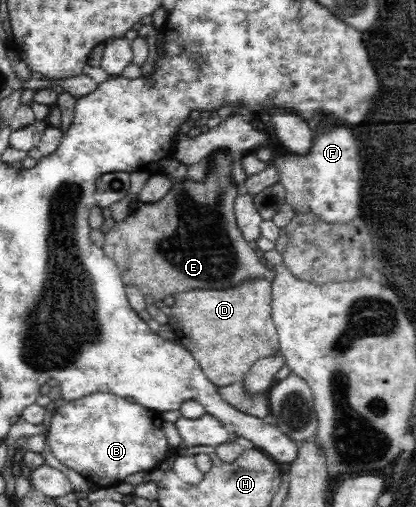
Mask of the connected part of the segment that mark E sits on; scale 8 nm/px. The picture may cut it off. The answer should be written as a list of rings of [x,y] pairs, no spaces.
[[[224,150],[215,151],[212,153],[210,170],[202,182],[192,182],[187,177],[176,180],[158,202],[140,202],[136,212],[129,211],[123,221],[105,233],[103,253],[115,262],[124,286],[134,285],[142,295],[162,301],[168,296],[174,297],[190,290],[228,290],[254,278],[272,280],[275,277],[273,271],[263,264],[262,258],[250,247],[236,224],[234,202],[239,191],[229,177],[230,165]]]

